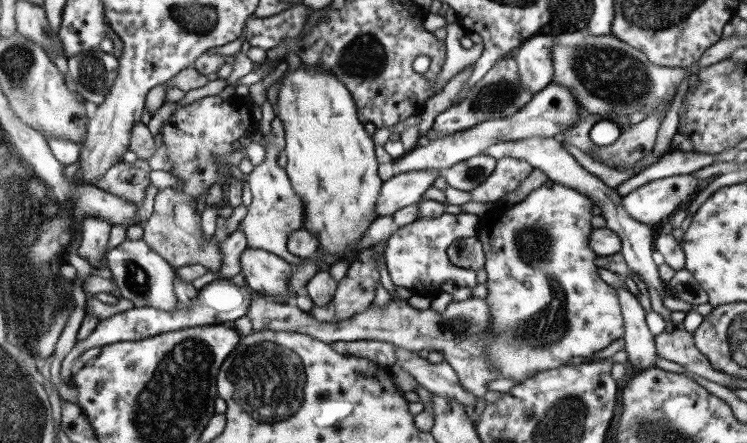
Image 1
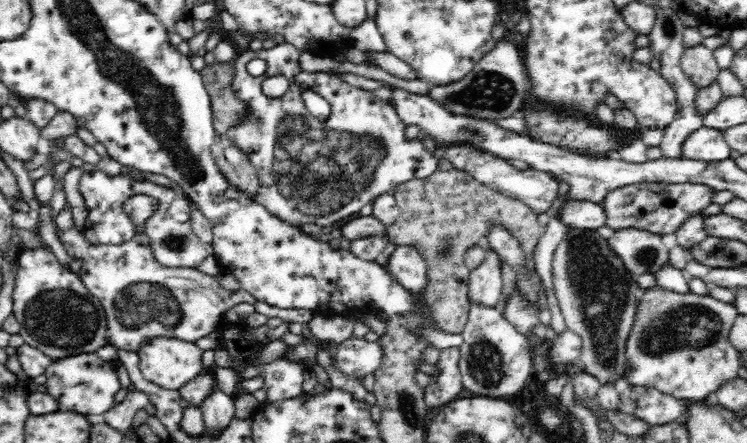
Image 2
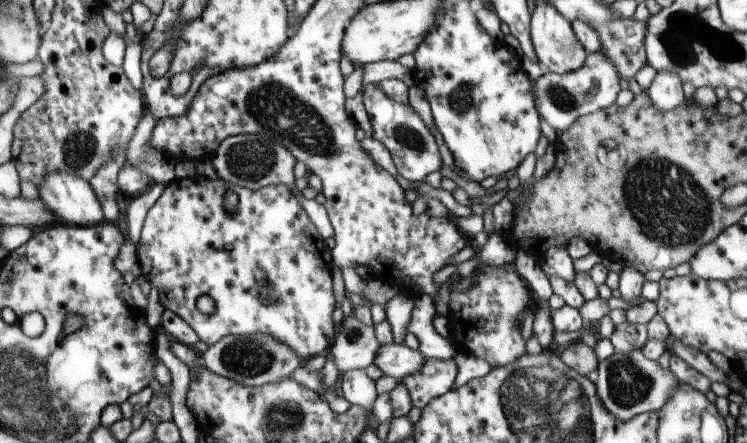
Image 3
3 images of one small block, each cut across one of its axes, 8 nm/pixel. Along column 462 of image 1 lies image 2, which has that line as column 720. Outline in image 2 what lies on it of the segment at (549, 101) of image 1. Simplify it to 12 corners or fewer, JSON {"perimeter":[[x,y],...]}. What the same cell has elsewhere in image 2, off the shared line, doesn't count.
{"perimeter":[[701,126],[684,139],[682,155],[719,161],[730,156],[723,131]]}

